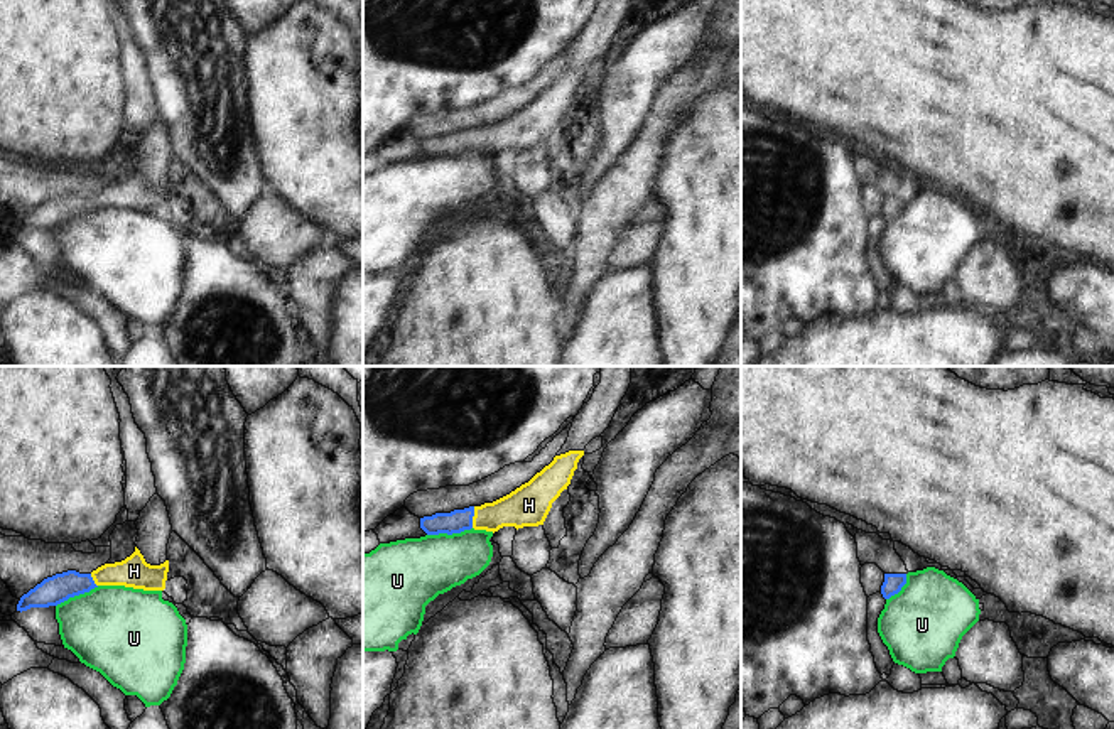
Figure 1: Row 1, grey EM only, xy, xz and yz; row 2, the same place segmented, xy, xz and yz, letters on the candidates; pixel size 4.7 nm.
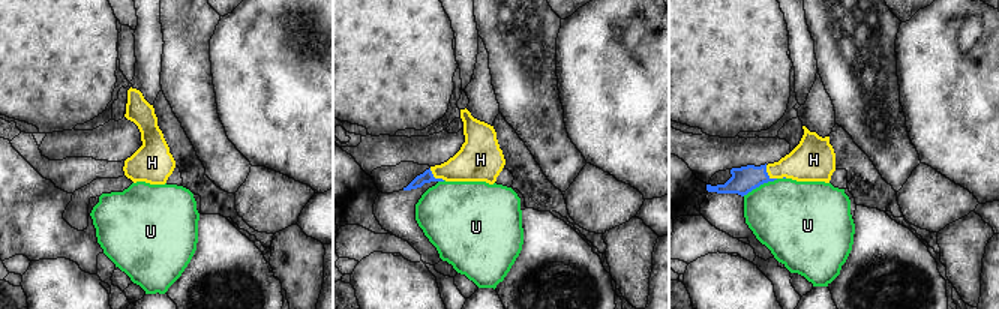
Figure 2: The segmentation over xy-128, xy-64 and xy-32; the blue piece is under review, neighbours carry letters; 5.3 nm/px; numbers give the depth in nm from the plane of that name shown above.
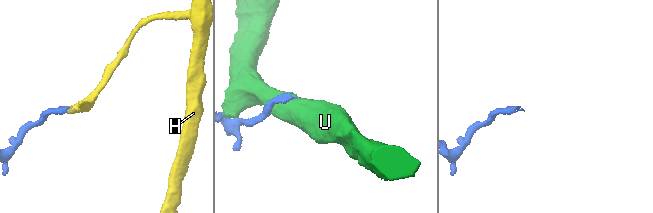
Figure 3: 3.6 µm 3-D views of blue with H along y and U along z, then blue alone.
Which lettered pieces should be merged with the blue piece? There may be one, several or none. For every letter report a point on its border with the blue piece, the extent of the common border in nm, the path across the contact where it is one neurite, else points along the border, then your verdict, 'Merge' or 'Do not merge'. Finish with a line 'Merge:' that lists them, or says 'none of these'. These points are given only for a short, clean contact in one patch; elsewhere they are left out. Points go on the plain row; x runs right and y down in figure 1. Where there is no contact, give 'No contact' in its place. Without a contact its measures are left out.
H: Touches blue at xz (473, 137). Shared border 110 nm. Path across: xz (458, 142), (473, 137), (497, 137), (524, 129). Merge
U: Touches blue at xz (449, 156). Shared border 220 nm. Do not merge
Merge: H

